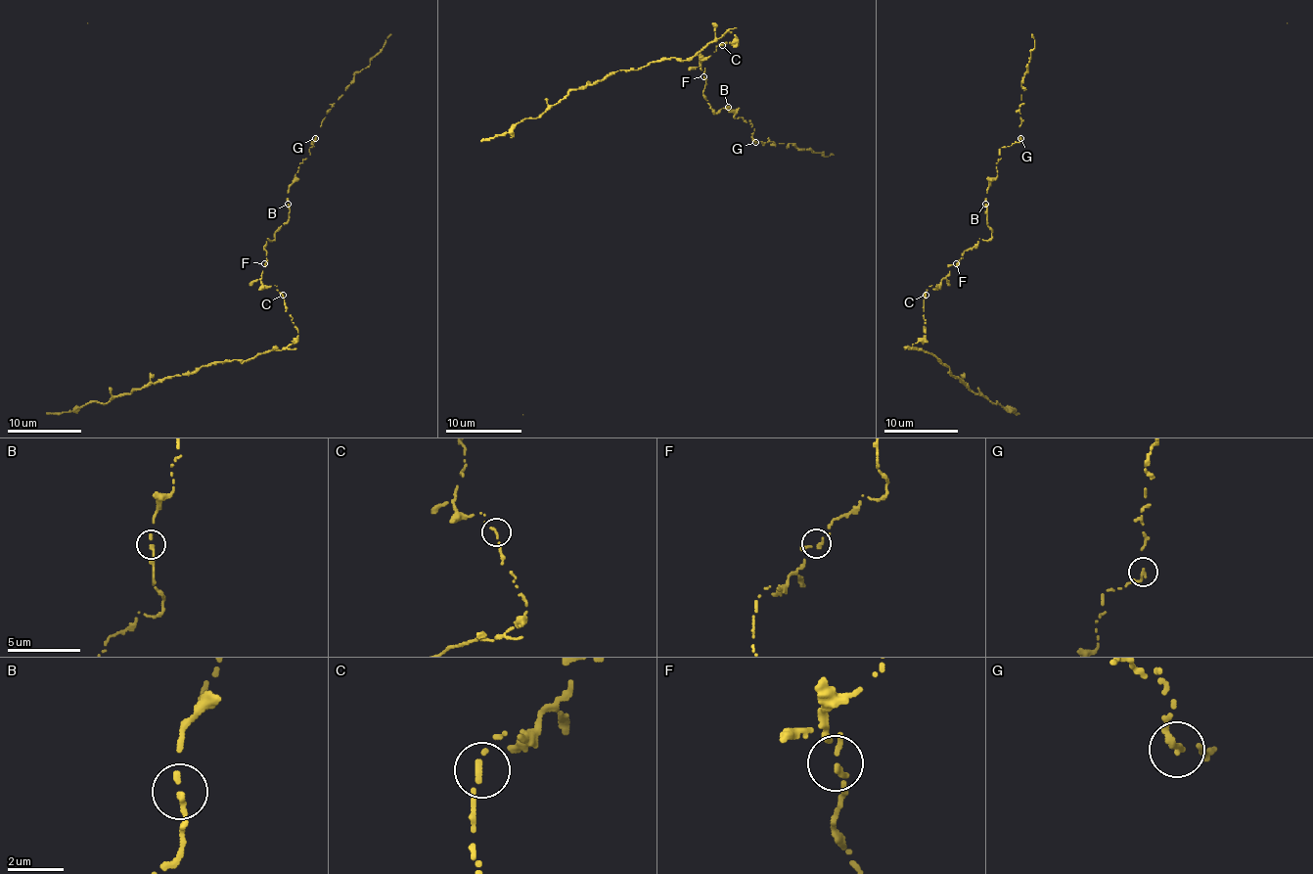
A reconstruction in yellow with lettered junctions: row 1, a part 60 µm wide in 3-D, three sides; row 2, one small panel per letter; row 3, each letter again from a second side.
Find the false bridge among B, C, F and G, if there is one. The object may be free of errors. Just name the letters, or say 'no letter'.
no letter

